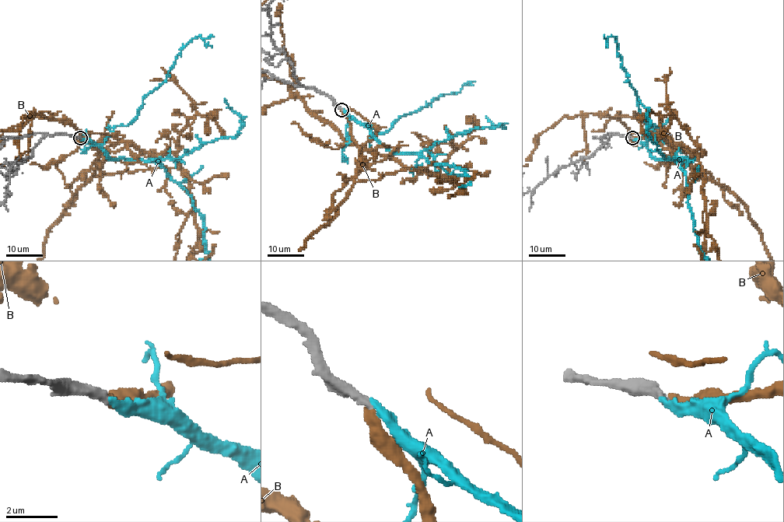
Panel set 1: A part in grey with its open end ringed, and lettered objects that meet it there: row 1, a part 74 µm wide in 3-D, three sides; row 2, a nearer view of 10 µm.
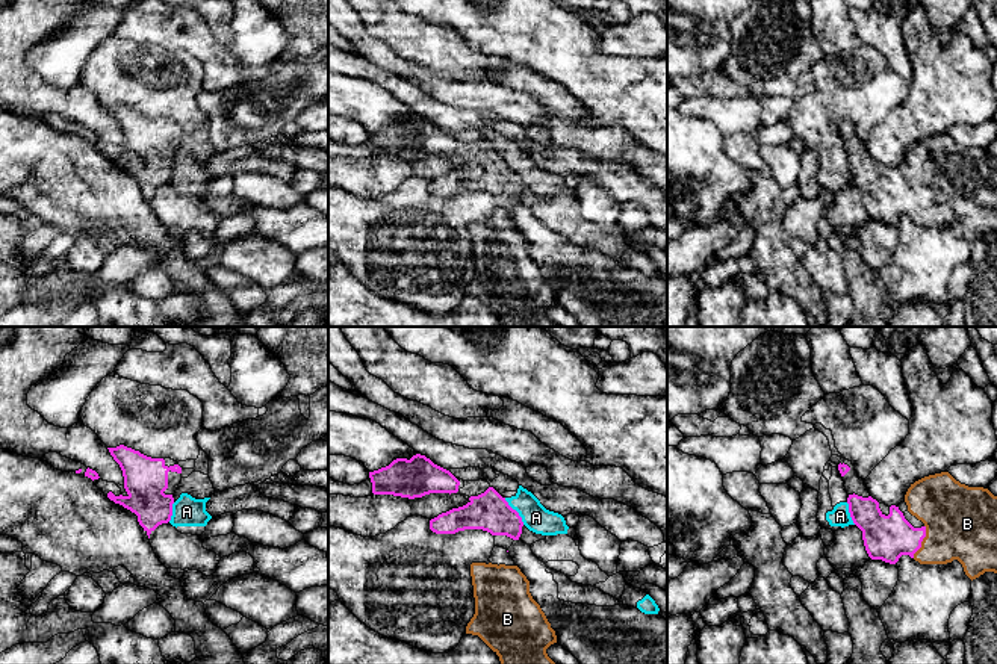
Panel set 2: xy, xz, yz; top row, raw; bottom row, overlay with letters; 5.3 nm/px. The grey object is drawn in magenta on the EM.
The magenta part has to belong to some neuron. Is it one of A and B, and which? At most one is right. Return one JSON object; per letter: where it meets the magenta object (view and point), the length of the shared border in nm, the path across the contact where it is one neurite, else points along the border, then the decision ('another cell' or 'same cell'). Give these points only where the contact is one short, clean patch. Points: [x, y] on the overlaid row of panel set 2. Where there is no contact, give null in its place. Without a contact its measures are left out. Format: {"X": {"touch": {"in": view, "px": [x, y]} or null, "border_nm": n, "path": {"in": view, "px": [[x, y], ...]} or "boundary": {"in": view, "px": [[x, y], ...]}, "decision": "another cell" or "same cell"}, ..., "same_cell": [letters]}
{"A": {"touch": {"in": "xz", "px": [516, 511]}, "border_nm": 180, "boundary": {"in": "xz", "px": [[504, 498], [524, 524]]}, "decision": "another cell"}, "B": {"touch": {"in": "yz", "px": [922, 540]}, "border_nm": 190, "path": {"in": "yz", "px": [[885, 537], [922, 540], [941, 540], [961, 522]]}, "decision": "same cell"}, "same_cell": ["B"]}

